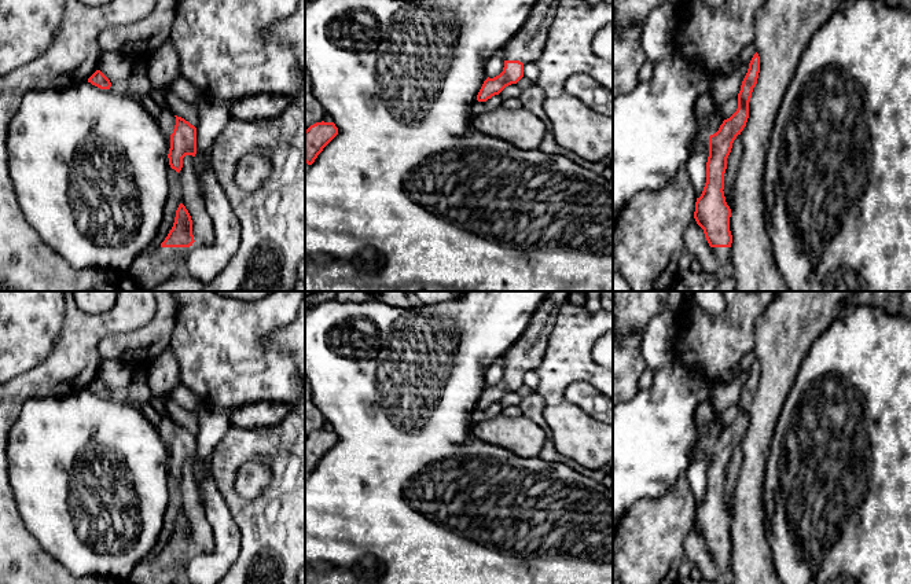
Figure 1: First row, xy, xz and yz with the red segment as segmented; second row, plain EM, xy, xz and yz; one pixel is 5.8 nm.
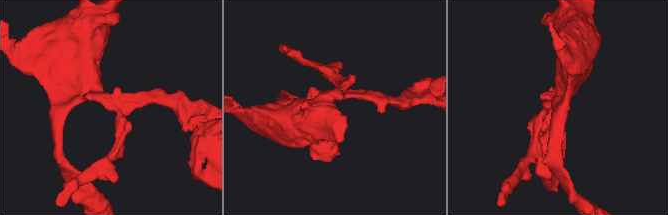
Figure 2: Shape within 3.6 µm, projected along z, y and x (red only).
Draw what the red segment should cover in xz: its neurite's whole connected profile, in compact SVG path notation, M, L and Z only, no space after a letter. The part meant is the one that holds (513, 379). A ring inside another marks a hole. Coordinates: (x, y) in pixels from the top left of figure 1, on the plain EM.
M550 291L539 304L522 335L500 360L504 366L503 379L484 389L477 403L478 409L486 409L506 394L517 392L524 385L524 372L537 368L548 344L550 326L569 294L570 291Z

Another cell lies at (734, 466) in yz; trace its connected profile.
M741 442L736 444L736 447L732 451L731 460L727 466L727 477L724 481L724 504L726 510L732 517L734 514L734 495L735 495L735 486L738 481L738 474L741 471L741 464L742 464L742 448Z

